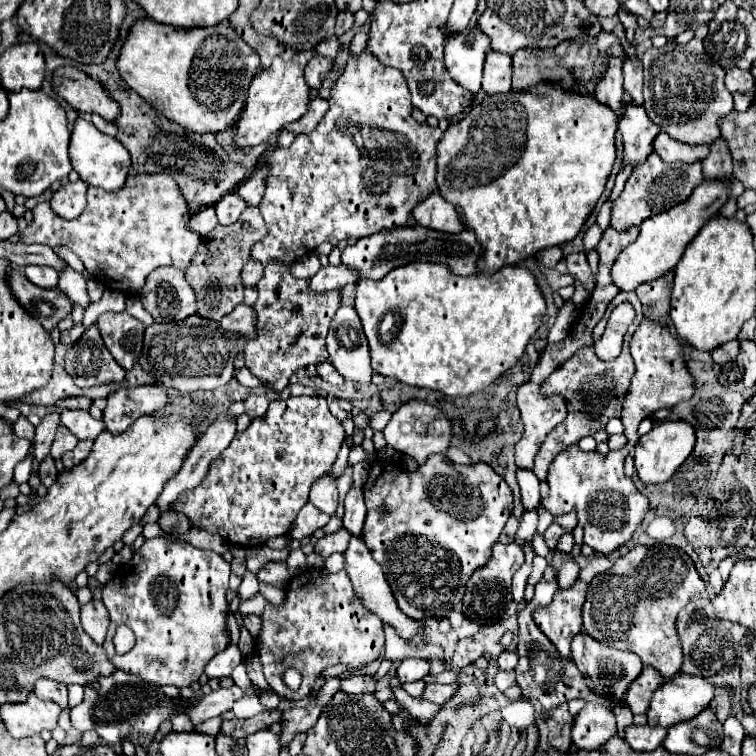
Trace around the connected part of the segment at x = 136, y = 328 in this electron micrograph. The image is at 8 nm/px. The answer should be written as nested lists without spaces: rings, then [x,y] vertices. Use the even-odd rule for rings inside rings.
[[[105,312],[99,316],[97,326],[101,330],[103,342],[107,344],[107,350],[111,356],[115,356],[115,362],[129,370],[143,348],[145,326],[127,312]]]

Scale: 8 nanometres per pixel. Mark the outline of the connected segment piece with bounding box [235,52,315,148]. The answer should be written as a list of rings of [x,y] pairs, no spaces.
[[[297,52],[293,60],[283,62],[275,58],[267,70],[261,70],[249,86],[247,104],[235,124],[235,146],[257,146],[265,142],[271,134],[283,130],[287,124],[299,120],[307,112],[309,86],[305,84],[303,70],[315,52]]]

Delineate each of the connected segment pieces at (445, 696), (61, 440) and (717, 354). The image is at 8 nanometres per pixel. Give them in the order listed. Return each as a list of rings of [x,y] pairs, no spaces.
[[[427,682],[425,690],[421,694],[421,700],[443,704],[445,700],[449,700],[455,694],[455,690],[457,690],[457,684],[433,684],[433,682]]]
[[[59,426],[57,436],[53,440],[53,446],[51,446],[51,456],[53,458],[63,458],[65,452],[71,452],[77,446],[77,442],[79,440],[65,426]]]
[[[731,340],[731,342],[715,348],[715,350],[711,352],[713,362],[717,362],[717,364],[727,364],[727,362],[735,360],[735,356],[739,354],[739,344],[741,344],[739,340]]]

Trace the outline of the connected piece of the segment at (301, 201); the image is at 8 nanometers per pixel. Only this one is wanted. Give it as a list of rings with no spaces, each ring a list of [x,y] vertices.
[[[369,52],[357,60],[349,58],[345,72],[331,90],[329,110],[317,128],[309,134],[299,134],[287,150],[277,148],[265,158],[269,174],[259,212],[267,222],[269,236],[253,244],[251,258],[265,266],[269,262],[291,266],[297,258],[313,252],[323,242],[337,246],[341,240],[359,240],[387,228],[415,226],[411,210],[435,190],[435,146],[443,132],[413,120],[411,110],[411,96],[399,70],[379,64]]]

